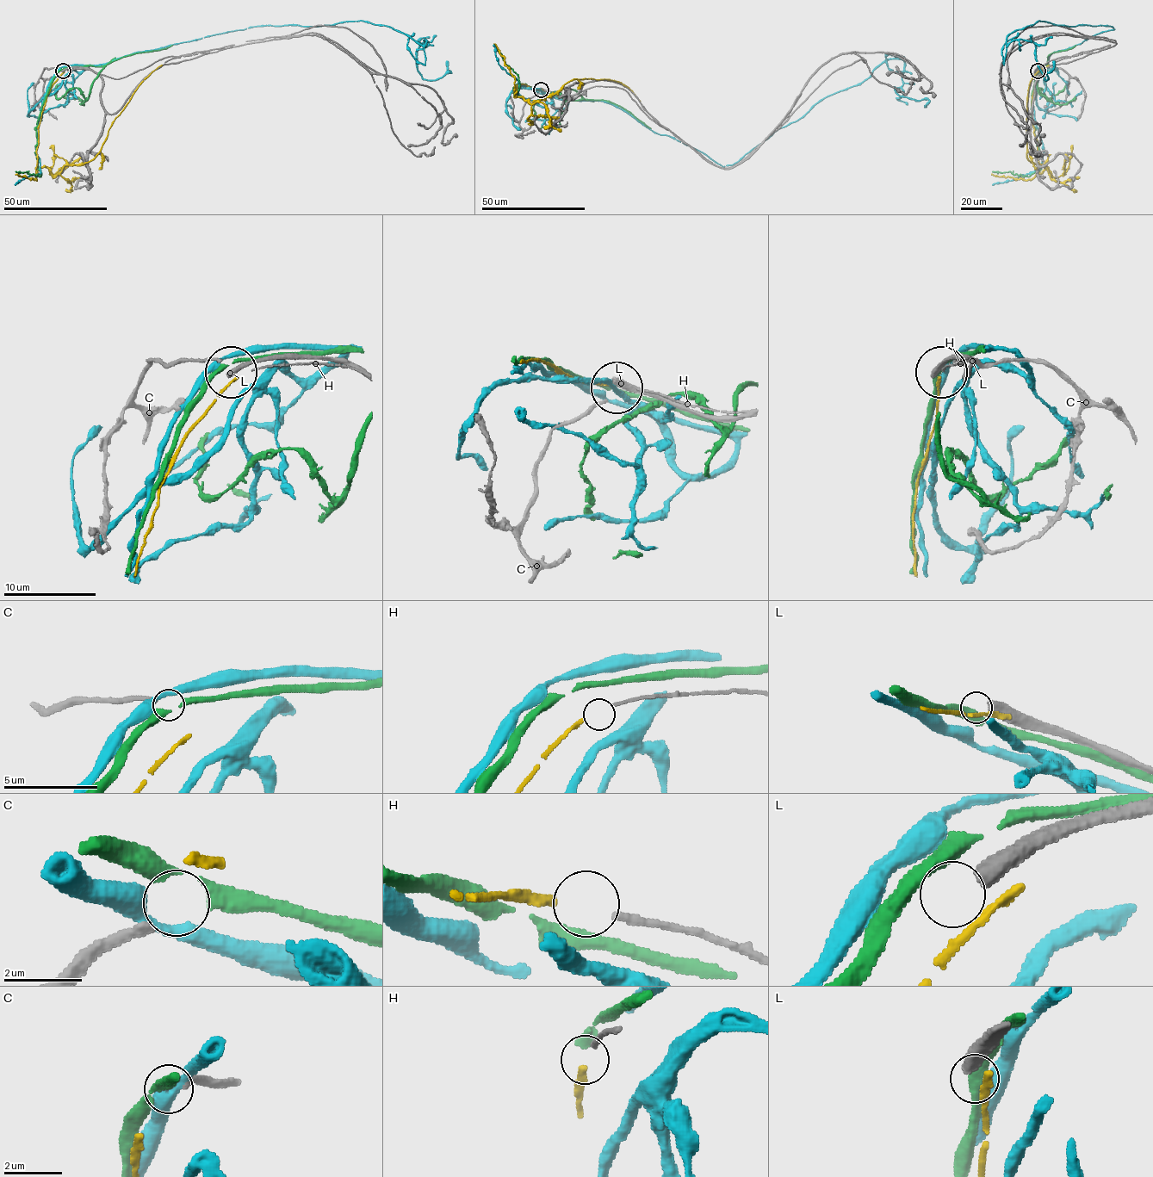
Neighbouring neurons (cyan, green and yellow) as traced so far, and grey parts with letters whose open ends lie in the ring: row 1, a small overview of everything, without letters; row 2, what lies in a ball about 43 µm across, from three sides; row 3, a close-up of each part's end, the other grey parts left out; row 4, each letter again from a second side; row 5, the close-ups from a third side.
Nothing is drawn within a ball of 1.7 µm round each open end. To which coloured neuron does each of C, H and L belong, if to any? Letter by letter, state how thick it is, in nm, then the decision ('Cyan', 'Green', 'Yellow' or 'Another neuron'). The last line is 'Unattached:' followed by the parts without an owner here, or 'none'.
C: Thickness 240 nm. Green
H: Thickness 160 nm. Yellow
L: Thickness 550 nm. Another neuron
Unattached: L

